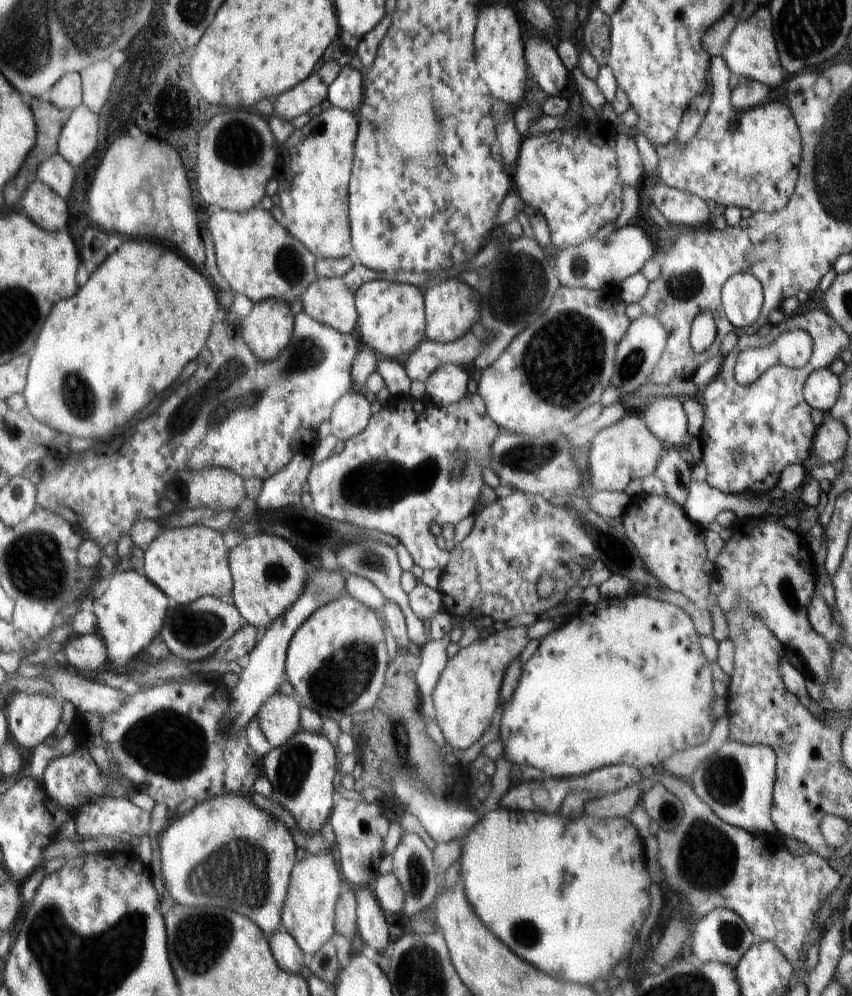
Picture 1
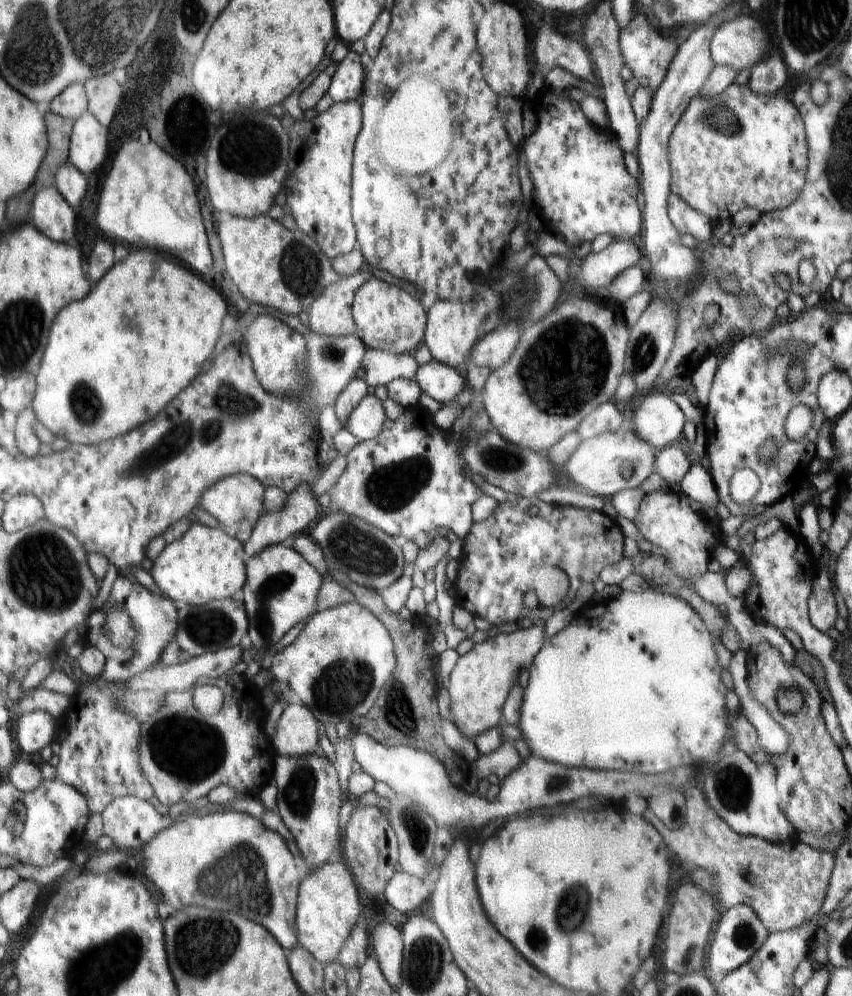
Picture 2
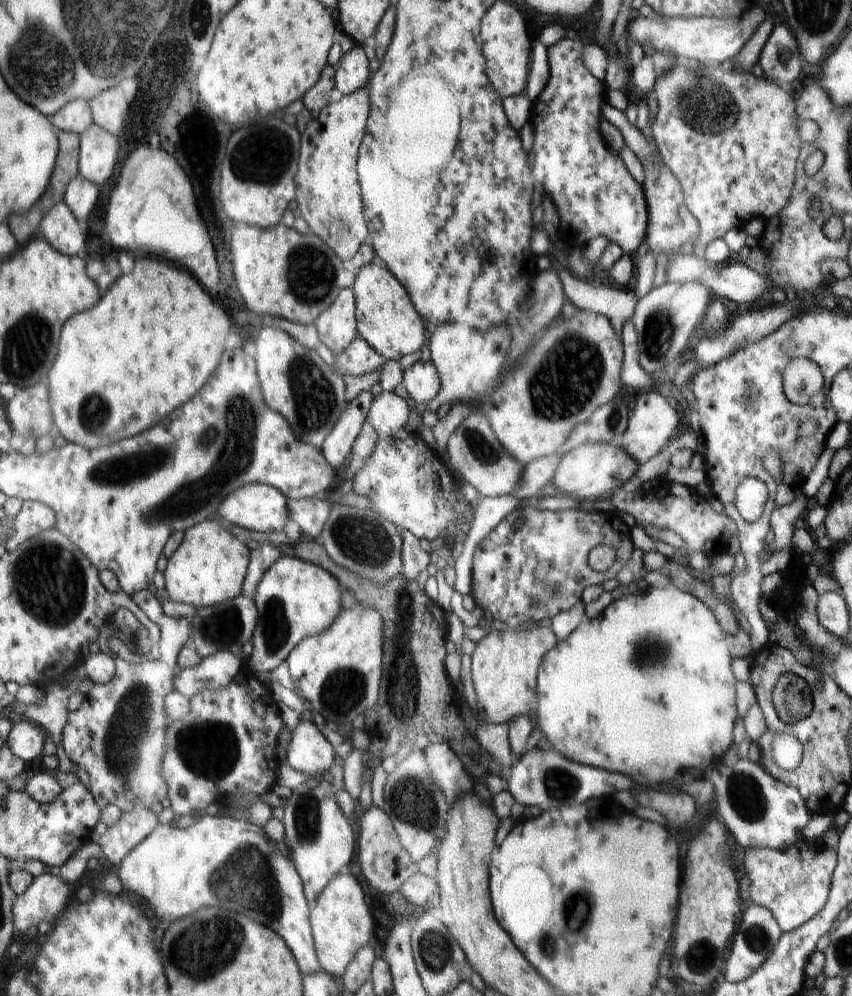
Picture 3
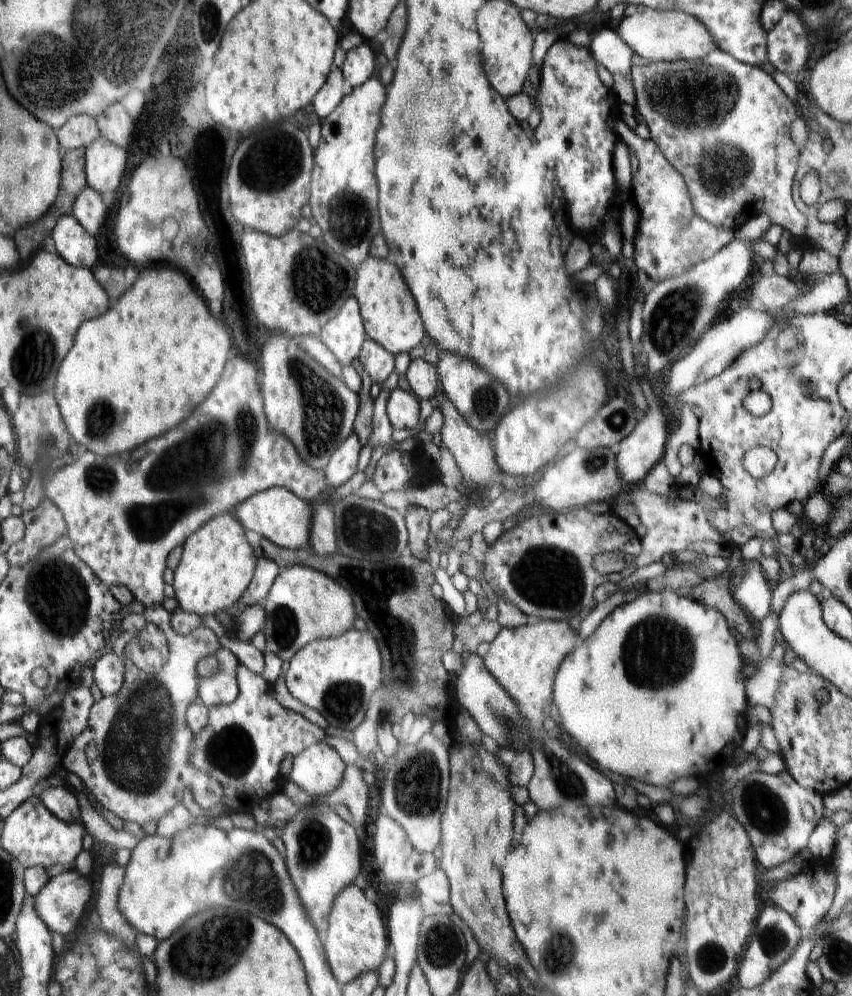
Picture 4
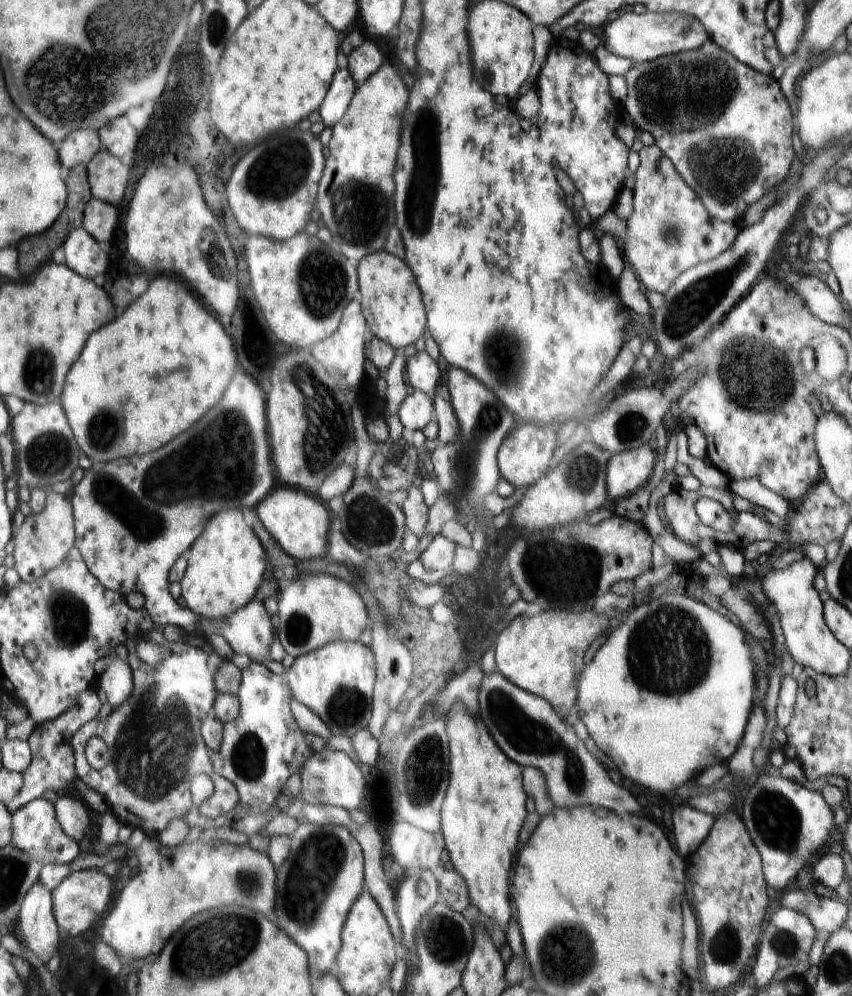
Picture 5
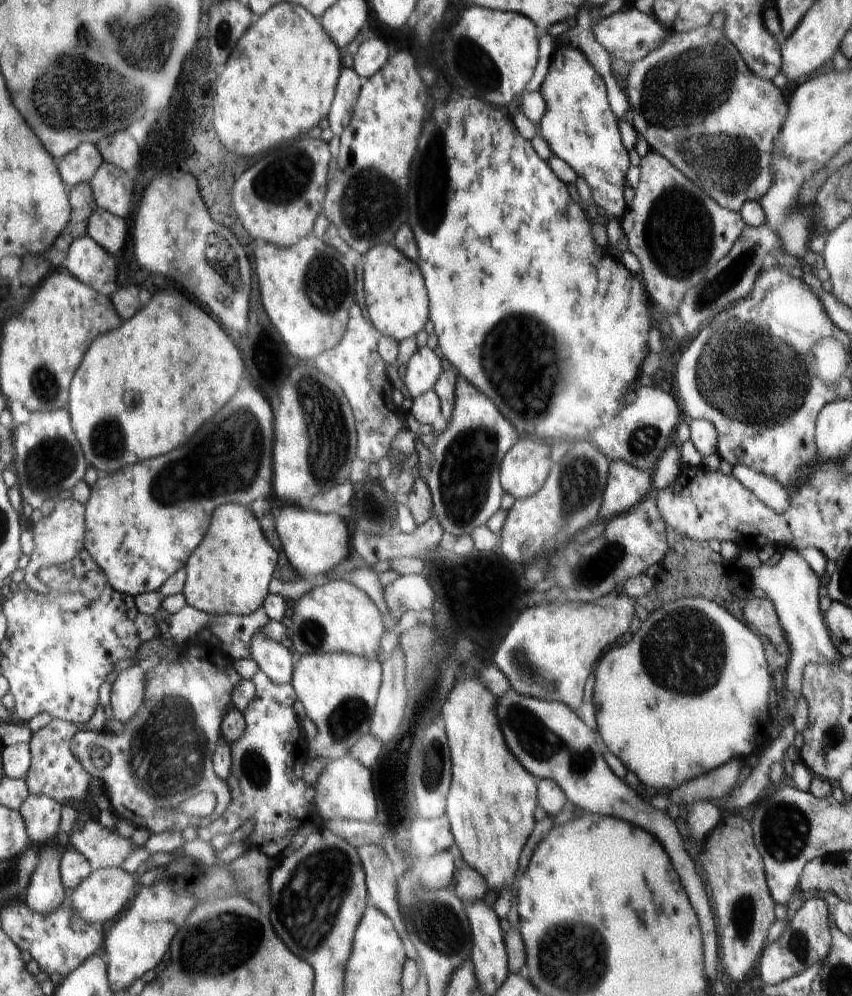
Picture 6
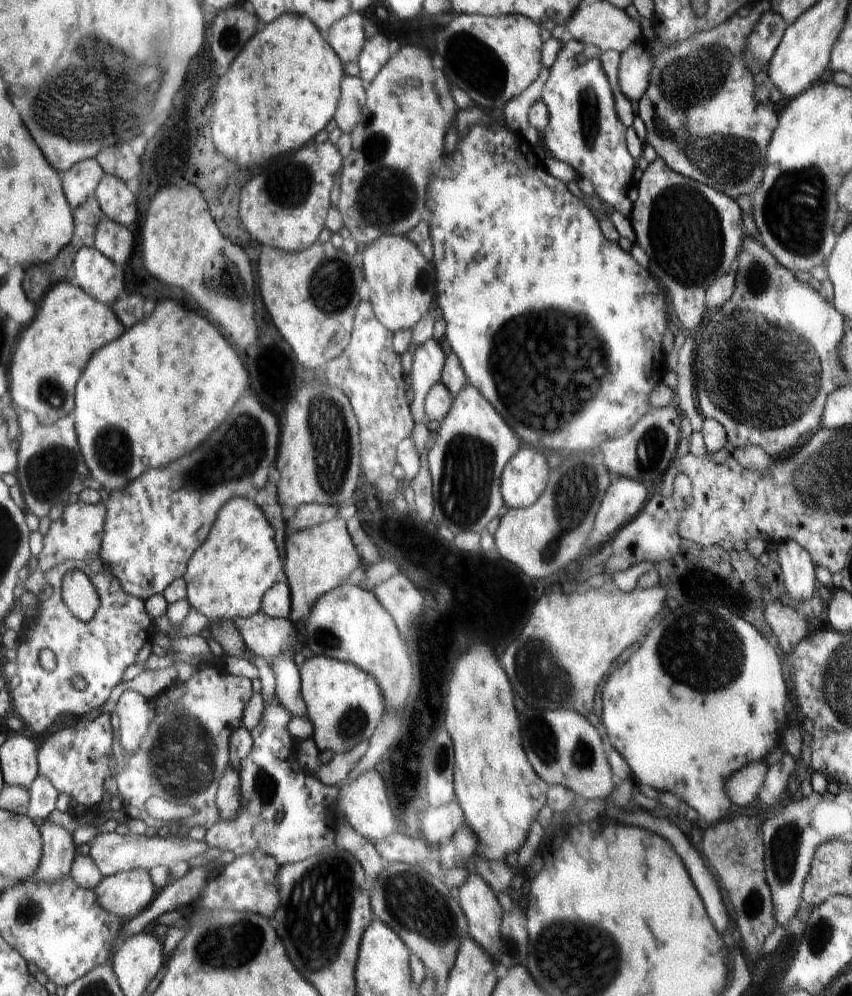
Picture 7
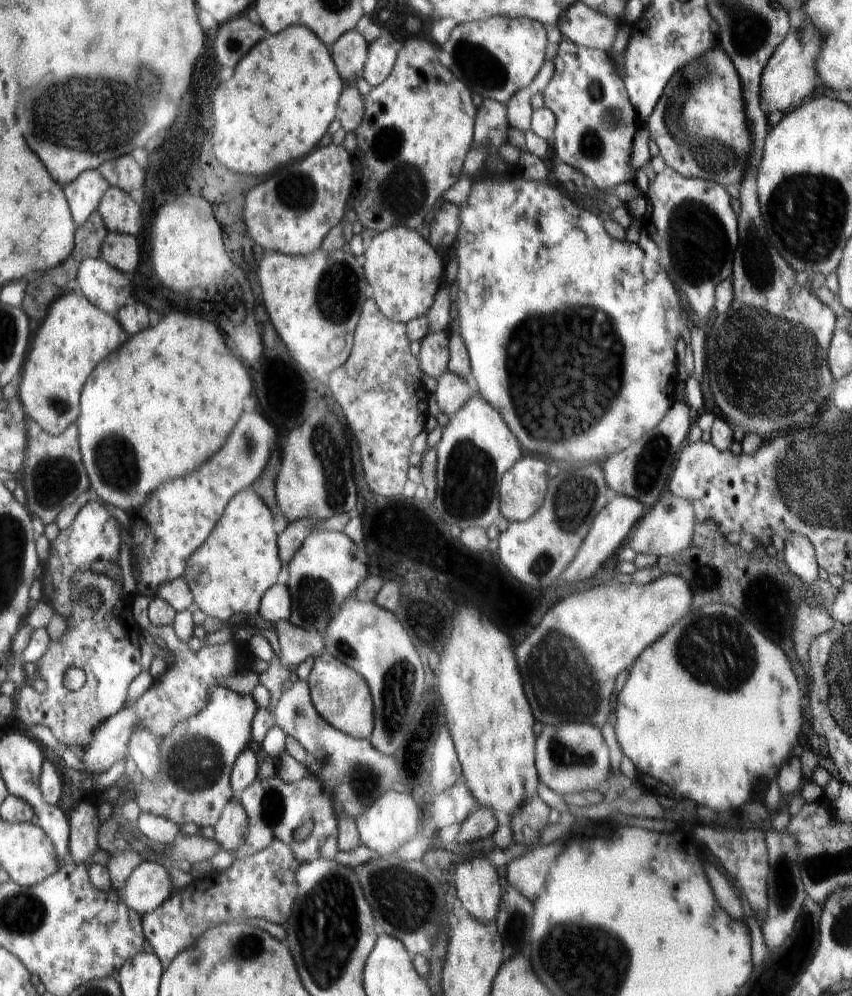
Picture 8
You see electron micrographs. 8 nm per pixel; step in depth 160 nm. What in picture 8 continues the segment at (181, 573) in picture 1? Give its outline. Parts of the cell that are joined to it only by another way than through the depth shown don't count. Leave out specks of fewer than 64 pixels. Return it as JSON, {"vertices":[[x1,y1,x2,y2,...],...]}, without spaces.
{"vertices":[[251,487,237,494,226,507,220,528,208,536,208,544,192,556,192,568,183,576,194,600,194,608,224,624,233,615,256,616,264,592,276,584,282,561,278,560,274,516]]}

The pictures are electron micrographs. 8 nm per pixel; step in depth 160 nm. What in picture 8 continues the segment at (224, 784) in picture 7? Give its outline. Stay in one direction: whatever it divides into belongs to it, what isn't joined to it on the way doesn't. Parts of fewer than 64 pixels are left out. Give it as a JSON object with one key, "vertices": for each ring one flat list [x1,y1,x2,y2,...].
{"vertices":[[234,797,228,800,223,815,214,824,214,840,222,850,234,852,242,846,244,836,248,832,248,820,244,808,238,799]]}

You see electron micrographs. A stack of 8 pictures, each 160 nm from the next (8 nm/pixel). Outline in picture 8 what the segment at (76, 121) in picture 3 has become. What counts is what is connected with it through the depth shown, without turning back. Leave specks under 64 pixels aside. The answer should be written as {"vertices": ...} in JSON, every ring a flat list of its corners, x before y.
{"vertices":[[88,170,68,184,68,205,76,224,82,226,99,209,110,182,98,170]]}

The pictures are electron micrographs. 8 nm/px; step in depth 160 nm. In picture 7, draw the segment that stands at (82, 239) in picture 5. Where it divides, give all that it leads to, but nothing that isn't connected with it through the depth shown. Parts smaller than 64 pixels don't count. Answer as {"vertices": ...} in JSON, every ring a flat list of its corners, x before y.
{"vertices":[[95,246,78,250,71,274,84,292,104,304,114,303,124,288,122,272]]}

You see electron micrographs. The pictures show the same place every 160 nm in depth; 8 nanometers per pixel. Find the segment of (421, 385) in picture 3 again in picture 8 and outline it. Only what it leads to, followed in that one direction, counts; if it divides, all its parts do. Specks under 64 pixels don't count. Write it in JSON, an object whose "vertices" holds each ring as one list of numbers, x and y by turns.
{"vertices":[[448,331,429,332,421,341,420,354,416,358,423,374,438,379,448,370,450,361,448,342]]}

